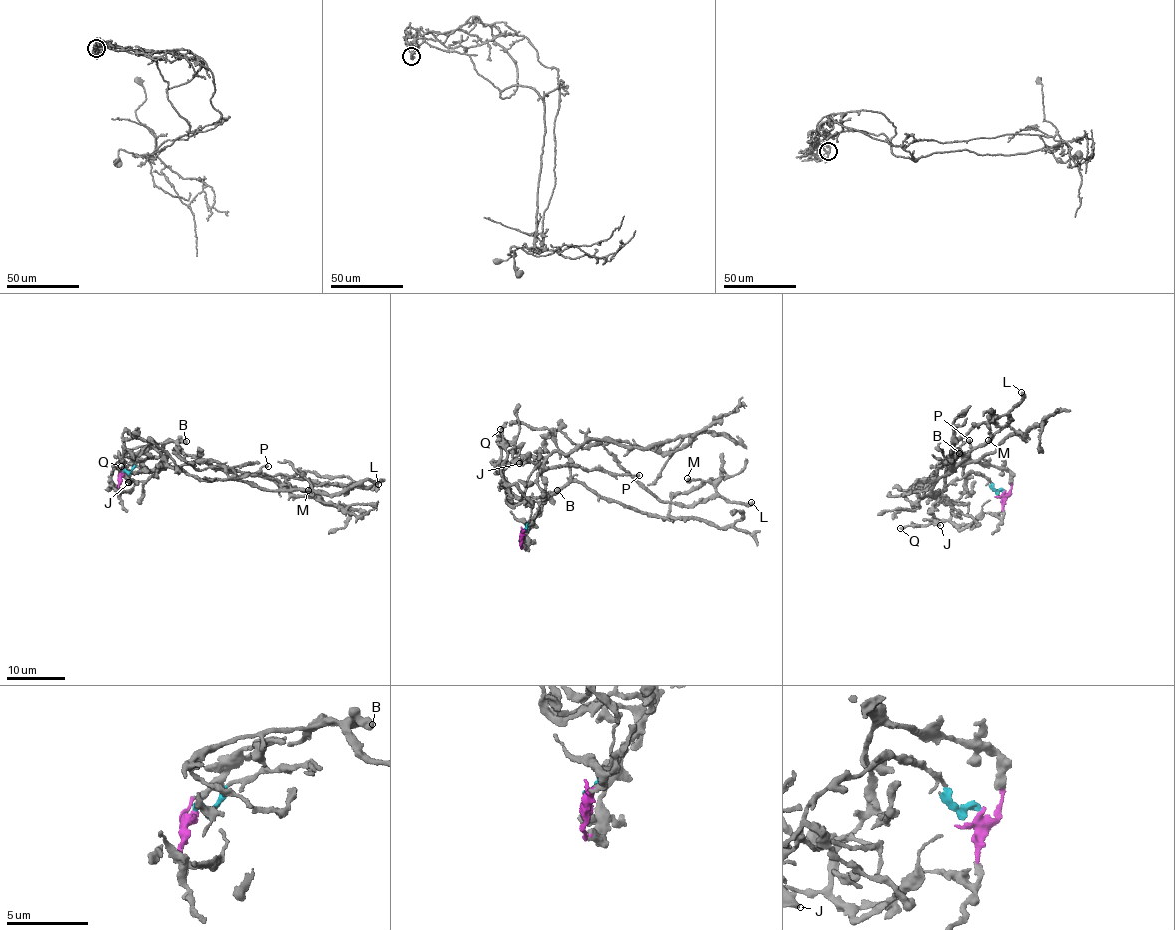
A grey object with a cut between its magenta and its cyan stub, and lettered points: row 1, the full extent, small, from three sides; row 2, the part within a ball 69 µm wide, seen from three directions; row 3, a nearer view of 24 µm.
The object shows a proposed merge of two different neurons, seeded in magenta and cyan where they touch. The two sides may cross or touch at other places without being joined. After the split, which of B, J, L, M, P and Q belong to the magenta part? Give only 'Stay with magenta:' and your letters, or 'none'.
Stay with magenta: B, Q

